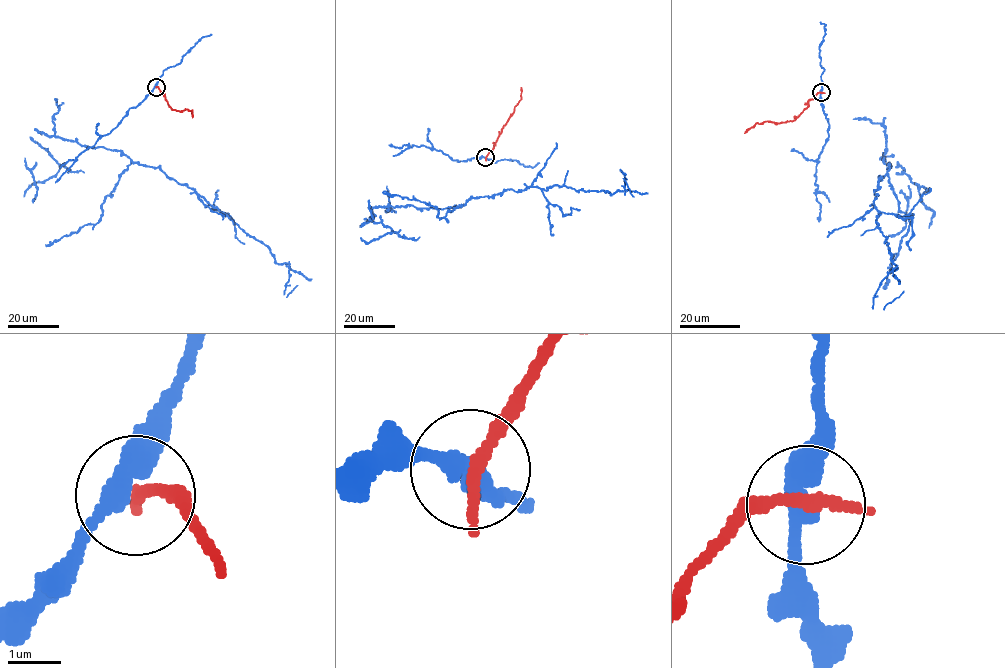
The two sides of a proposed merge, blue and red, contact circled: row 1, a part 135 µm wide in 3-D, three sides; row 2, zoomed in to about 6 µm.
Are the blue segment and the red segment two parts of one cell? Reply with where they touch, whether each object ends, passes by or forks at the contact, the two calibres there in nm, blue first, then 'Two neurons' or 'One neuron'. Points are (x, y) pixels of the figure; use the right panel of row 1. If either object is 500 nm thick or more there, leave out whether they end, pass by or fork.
Place: (821, 92). At the ring blue passes by. At the ring red ends. Thickness 400 nm (blue) against 300 nm. Two neurons

